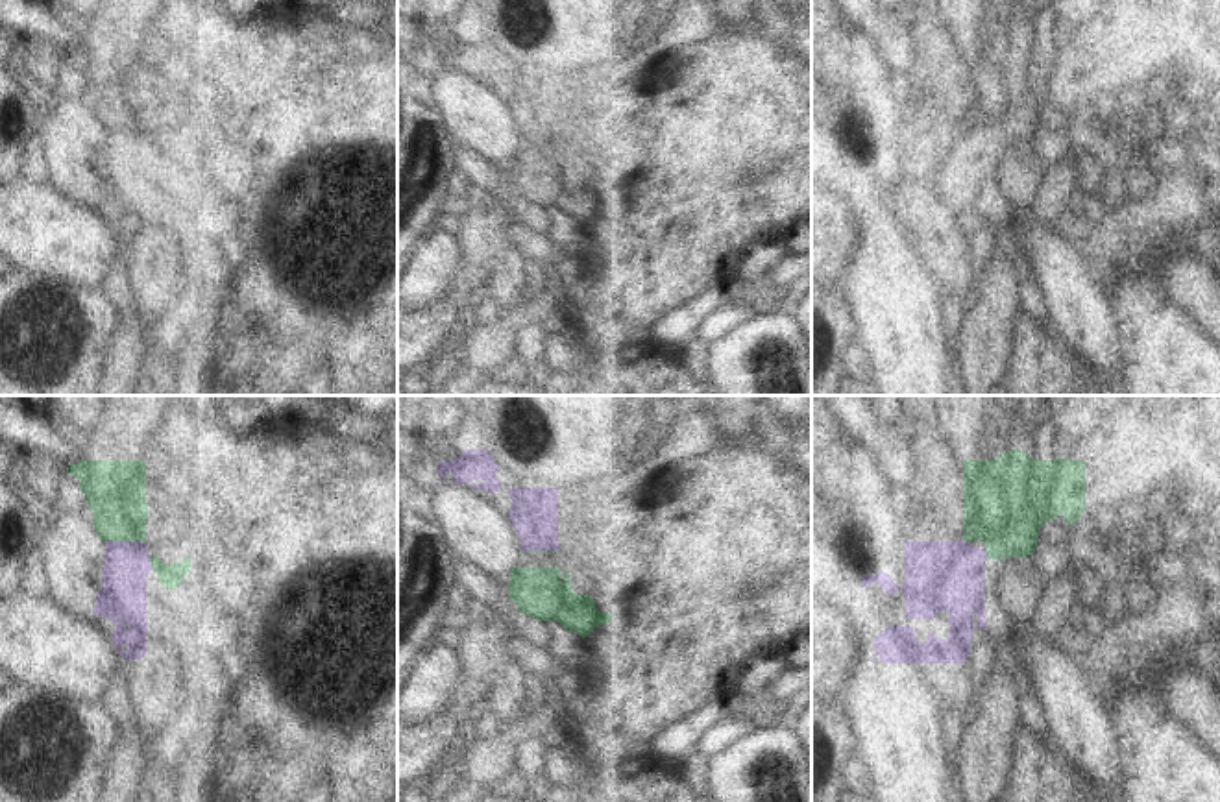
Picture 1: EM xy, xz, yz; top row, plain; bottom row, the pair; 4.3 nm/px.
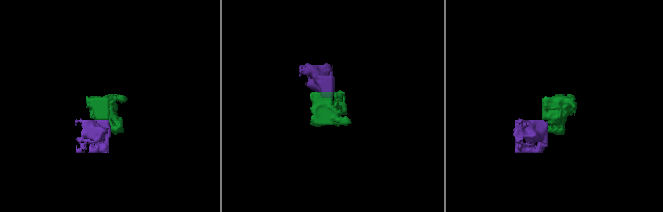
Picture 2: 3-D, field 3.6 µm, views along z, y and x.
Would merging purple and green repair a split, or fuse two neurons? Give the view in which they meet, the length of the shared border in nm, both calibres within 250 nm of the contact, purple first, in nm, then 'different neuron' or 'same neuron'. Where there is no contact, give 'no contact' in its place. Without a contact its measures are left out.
xy | 170 nm | 200/260 nm | same neuron

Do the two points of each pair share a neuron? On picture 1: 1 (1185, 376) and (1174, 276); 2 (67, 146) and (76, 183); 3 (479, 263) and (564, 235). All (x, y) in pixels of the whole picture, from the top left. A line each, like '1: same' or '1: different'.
1: different
2: same
3: different

